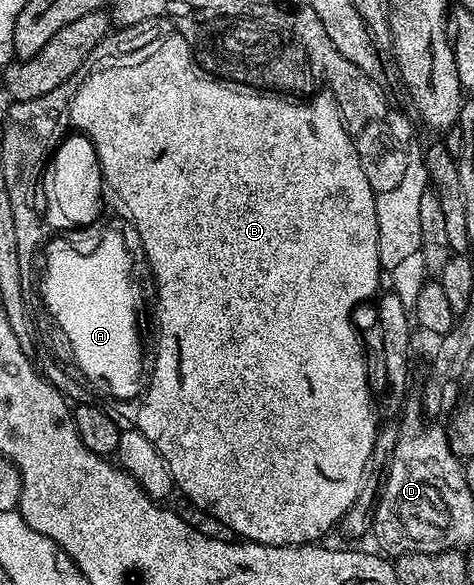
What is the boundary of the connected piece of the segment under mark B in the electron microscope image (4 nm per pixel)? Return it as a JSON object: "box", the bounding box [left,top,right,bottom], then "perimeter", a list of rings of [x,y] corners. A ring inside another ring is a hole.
{"box":[68,35,383,547],"perimeter":[[[181,35],[178,39],[169,39],[169,43],[165,43],[165,47],[161,47],[161,51],[153,55],[153,59],[145,59],[141,67],[121,67],[121,71],[105,71],[105,75],[97,75],[97,79],[93,79],[89,74],[84,78],[89,83],[89,87],[85,87],[85,91],[75,93],[77,103],[69,103],[68,122],[73,122],[77,126],[74,128],[93,142],[95,153],[101,154],[101,163],[105,163],[101,174],[104,186],[115,189],[115,193],[119,193],[119,201],[129,203],[129,211],[137,215],[137,227],[141,227],[141,235],[145,235],[145,247],[149,247],[149,259],[153,259],[153,267],[157,267],[157,279],[161,279],[161,359],[157,359],[157,379],[153,379],[153,391],[149,391],[149,403],[145,403],[145,411],[137,411],[141,415],[141,423],[136,430],[141,431],[143,437],[151,441],[151,445],[155,445],[155,449],[161,454],[171,473],[176,490],[182,491],[189,498],[186,500],[192,506],[198,507],[200,511],[206,511],[208,515],[227,525],[227,529],[231,529],[234,536],[250,543],[262,543],[268,547],[300,547],[302,543],[317,543],[324,540],[321,538],[332,527],[334,529],[340,524],[360,492],[379,428],[379,420],[377,421],[379,411],[375,406],[374,392],[371,390],[371,371],[369,375],[368,369],[365,368],[365,351],[361,348],[361,339],[353,328],[352,319],[357,303],[363,302],[368,295],[378,294],[377,282],[383,276],[379,259],[376,194],[371,189],[371,185],[367,185],[367,173],[363,173],[363,165],[359,165],[357,145],[349,128],[345,126],[341,110],[337,108],[336,101],[328,93],[317,93],[304,101],[298,101],[281,93],[270,93],[265,89],[248,87],[242,83],[231,83],[217,78],[216,75],[210,75],[193,58],[192,47]]]}

